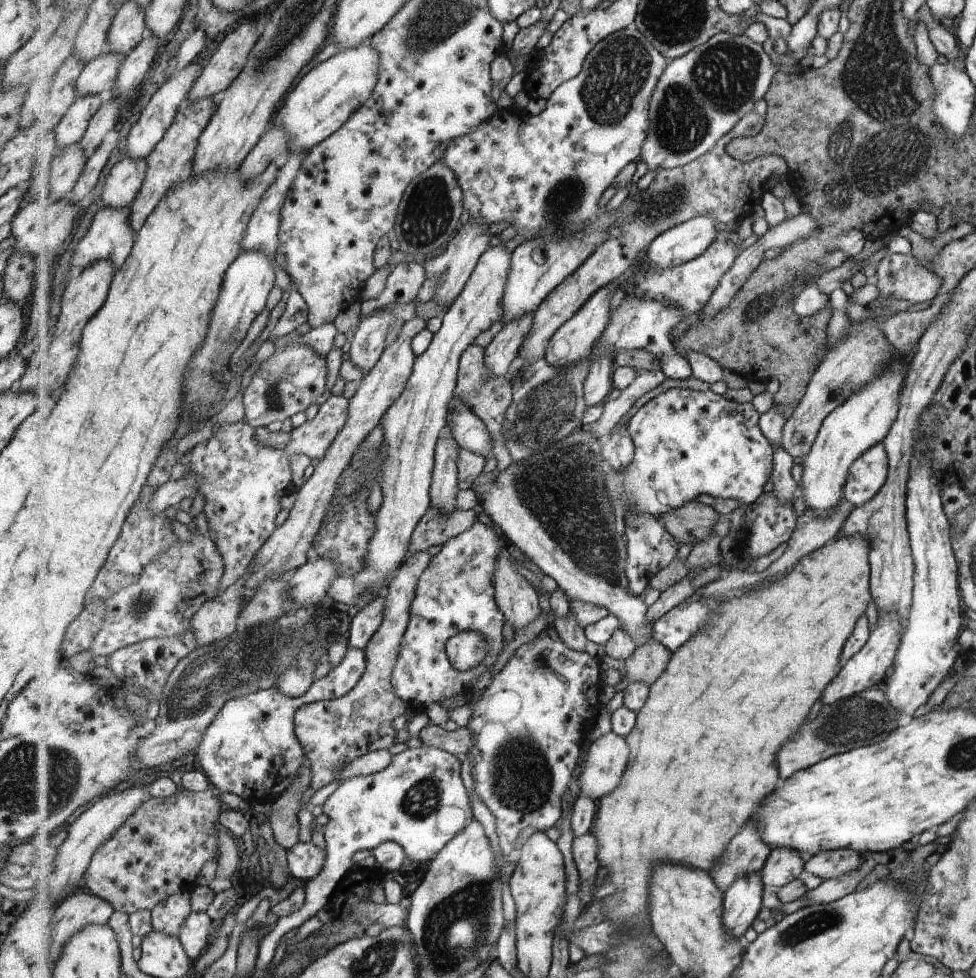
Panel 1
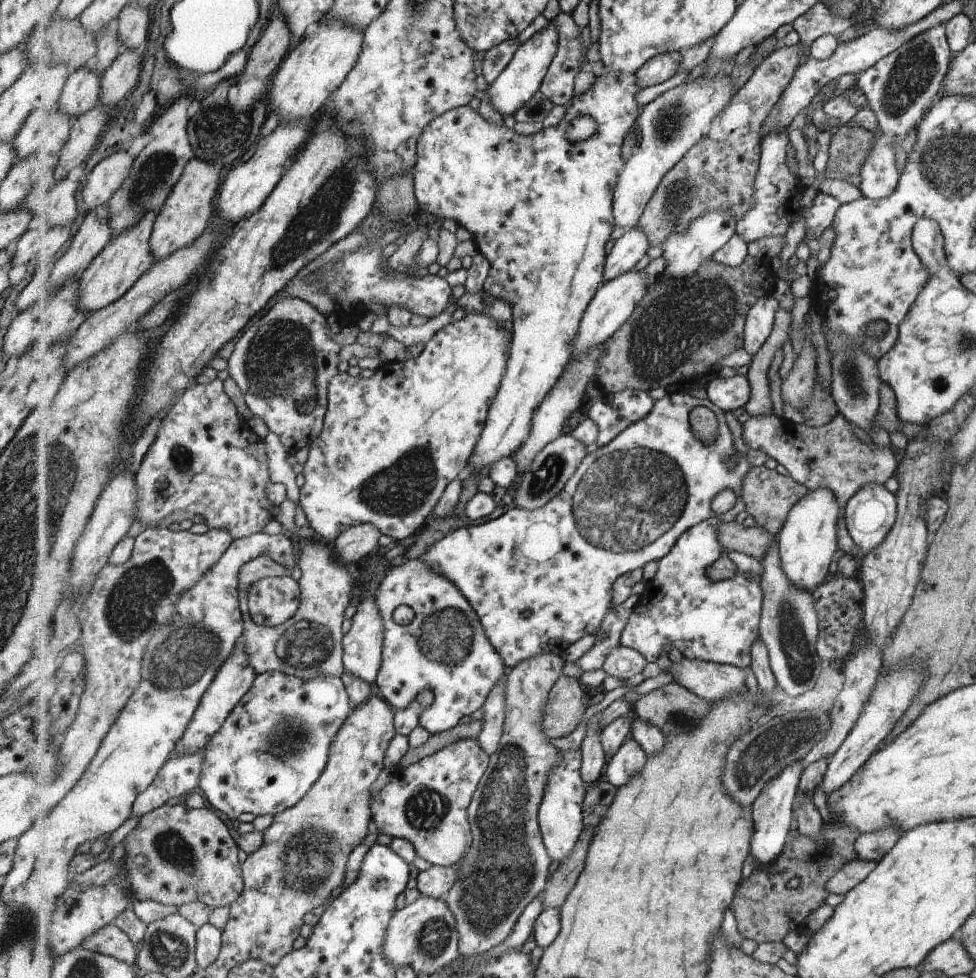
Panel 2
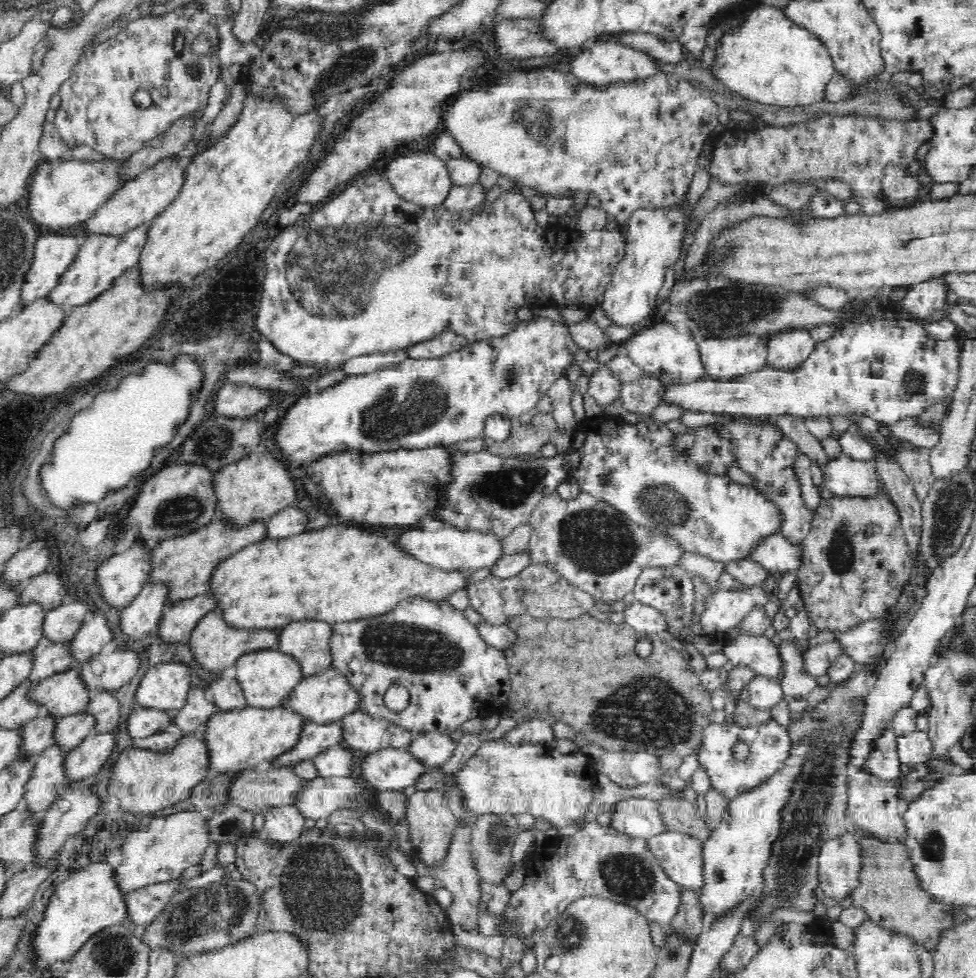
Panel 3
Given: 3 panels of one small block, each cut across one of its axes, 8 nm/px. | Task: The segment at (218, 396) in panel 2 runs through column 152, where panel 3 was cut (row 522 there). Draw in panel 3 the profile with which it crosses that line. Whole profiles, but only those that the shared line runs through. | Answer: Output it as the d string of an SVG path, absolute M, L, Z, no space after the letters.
M454 450L452 459L454 480L445 491L436 516L459 529L490 531L502 538L526 523L538 504L546 496L554 495L560 484L571 480L570 452L520 461L518 457L504 458L487 450L474 453Z

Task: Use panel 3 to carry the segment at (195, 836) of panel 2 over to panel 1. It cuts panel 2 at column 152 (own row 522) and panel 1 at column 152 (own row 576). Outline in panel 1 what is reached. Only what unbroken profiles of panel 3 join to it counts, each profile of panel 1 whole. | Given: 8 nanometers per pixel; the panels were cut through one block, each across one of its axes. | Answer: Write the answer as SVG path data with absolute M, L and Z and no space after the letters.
M213 787L198 793L181 788L170 797L149 798L103 846L95 851L84 874L88 888L108 900L115 911L128 915L144 910L152 911L172 894L181 891L193 892L197 888L195 882L203 870L203 864L207 864L215 856L218 858L219 830L215 824L217 821L221 824L220 814L224 807Z

